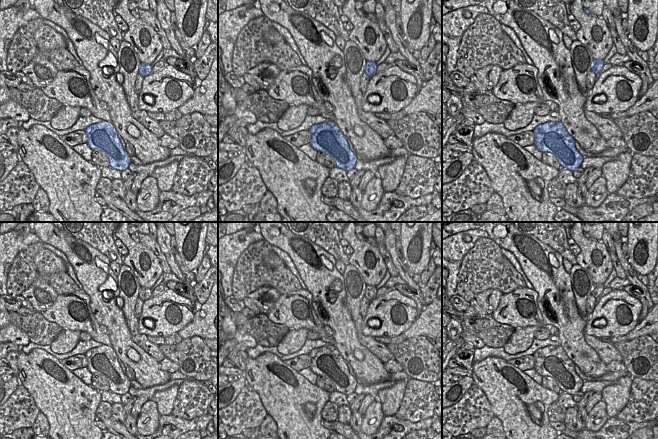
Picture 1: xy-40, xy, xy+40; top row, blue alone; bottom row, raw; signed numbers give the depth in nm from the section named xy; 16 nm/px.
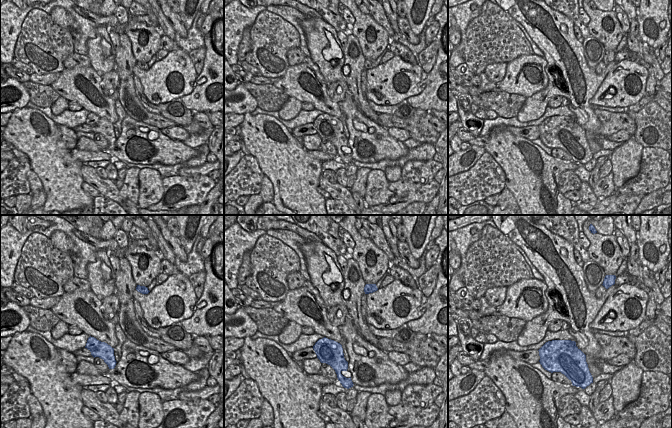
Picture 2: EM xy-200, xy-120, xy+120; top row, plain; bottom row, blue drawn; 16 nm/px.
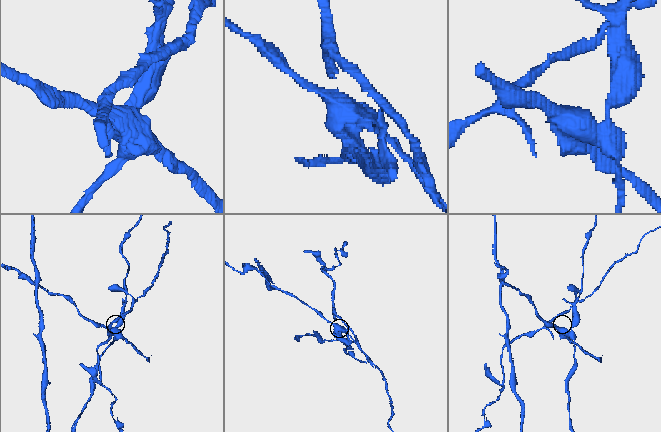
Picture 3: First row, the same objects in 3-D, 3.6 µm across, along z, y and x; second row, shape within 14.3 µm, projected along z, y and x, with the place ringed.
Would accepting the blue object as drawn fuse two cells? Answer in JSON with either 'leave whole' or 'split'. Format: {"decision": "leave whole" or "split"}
{"decision": "split"}

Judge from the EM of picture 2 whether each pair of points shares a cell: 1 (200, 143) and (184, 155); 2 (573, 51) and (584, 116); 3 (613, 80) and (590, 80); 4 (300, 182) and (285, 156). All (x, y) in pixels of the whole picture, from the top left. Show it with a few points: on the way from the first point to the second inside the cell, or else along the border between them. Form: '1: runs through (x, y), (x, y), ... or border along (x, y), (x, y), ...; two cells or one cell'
1: border along (198, 150), (196, 156), (176, 164); two cells
2: runs through (572, 67), (573, 95), (576, 100); one cell
3: border along (616, 63), (590, 100); two cells
4: runs through (295, 176), (285, 162); one cell

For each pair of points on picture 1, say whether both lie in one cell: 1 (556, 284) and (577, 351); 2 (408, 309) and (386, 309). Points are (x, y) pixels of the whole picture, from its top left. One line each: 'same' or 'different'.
1: same
2: same

